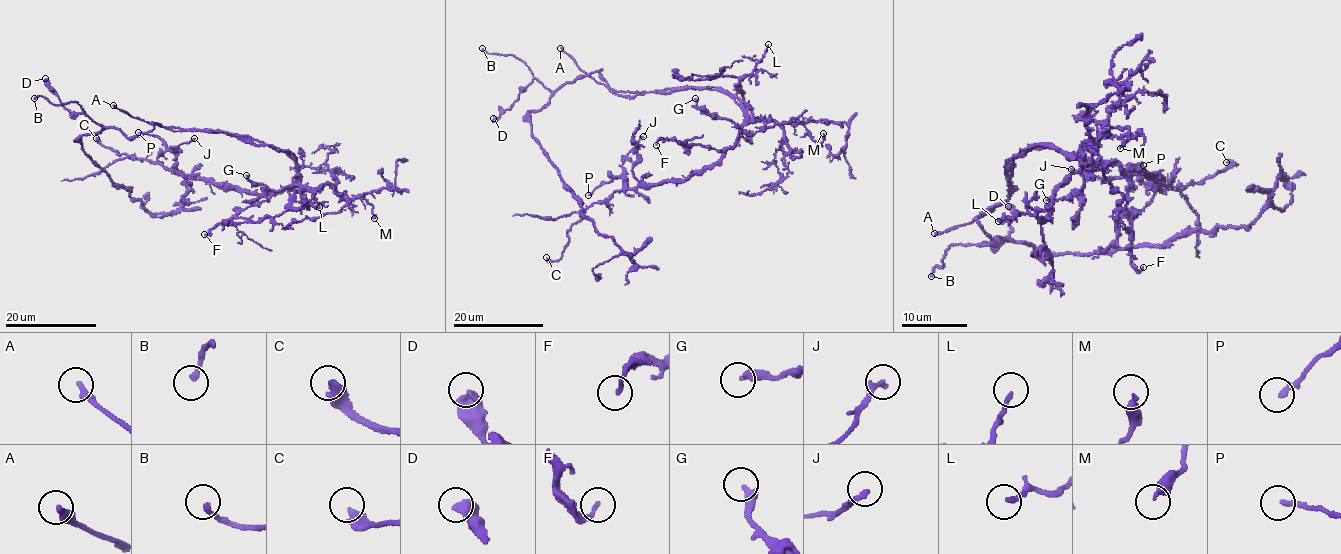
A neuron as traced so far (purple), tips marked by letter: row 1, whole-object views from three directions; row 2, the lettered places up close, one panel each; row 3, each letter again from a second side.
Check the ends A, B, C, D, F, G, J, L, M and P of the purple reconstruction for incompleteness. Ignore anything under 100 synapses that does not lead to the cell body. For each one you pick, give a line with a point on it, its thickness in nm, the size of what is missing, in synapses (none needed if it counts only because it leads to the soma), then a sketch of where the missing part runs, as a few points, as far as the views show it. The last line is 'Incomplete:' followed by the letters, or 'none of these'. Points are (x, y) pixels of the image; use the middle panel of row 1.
A: (560, 48) | 240 nm
Incomplete: A

